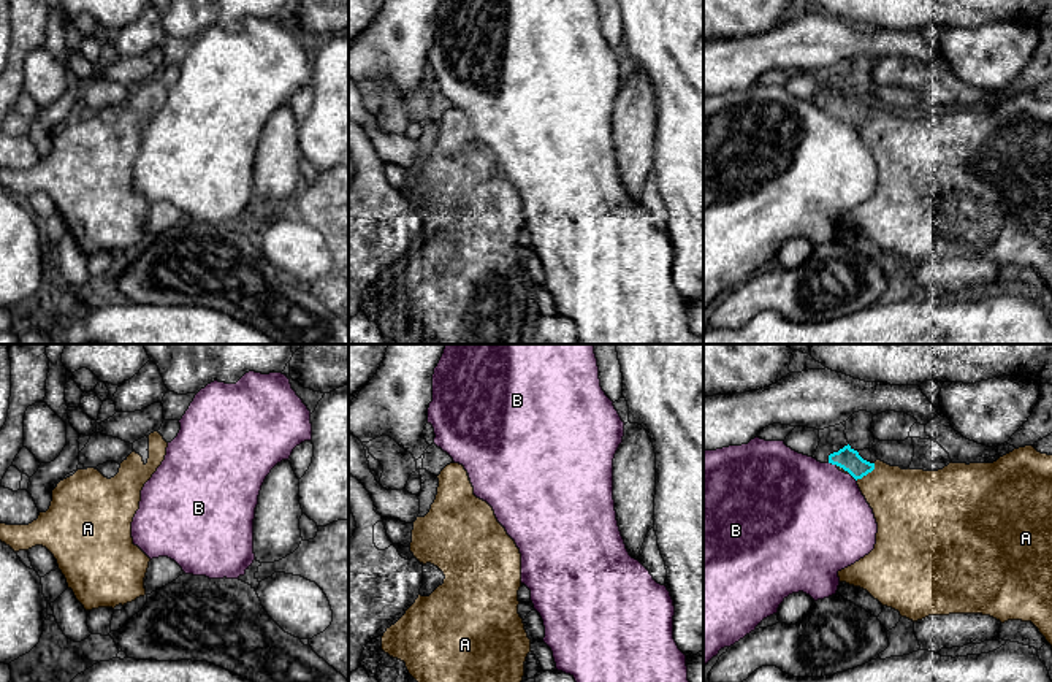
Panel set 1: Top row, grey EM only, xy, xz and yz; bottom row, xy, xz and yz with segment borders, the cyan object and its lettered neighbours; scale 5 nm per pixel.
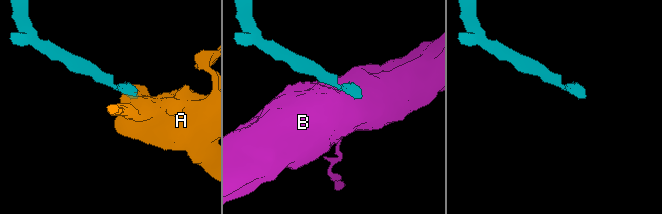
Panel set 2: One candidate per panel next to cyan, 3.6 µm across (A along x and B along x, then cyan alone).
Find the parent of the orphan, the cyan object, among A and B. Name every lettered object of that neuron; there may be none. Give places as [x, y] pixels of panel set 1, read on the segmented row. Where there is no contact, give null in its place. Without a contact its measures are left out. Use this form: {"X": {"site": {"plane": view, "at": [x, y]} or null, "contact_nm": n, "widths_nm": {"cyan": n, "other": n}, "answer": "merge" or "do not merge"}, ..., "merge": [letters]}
{"A": {"site": {"plane": "yz", "at": [867, 473]}, "contact_nm": 130, "widths_nm": {"cyan": 120, "other": 340}, "answer": "merge"}, "B": {"site": {"plane": "yz", "at": [832, 463]}, "contact_nm": 60, "widths_nm": {"cyan": 120, "other": 480}, "answer": "do not merge"}, "merge": ["A"]}

